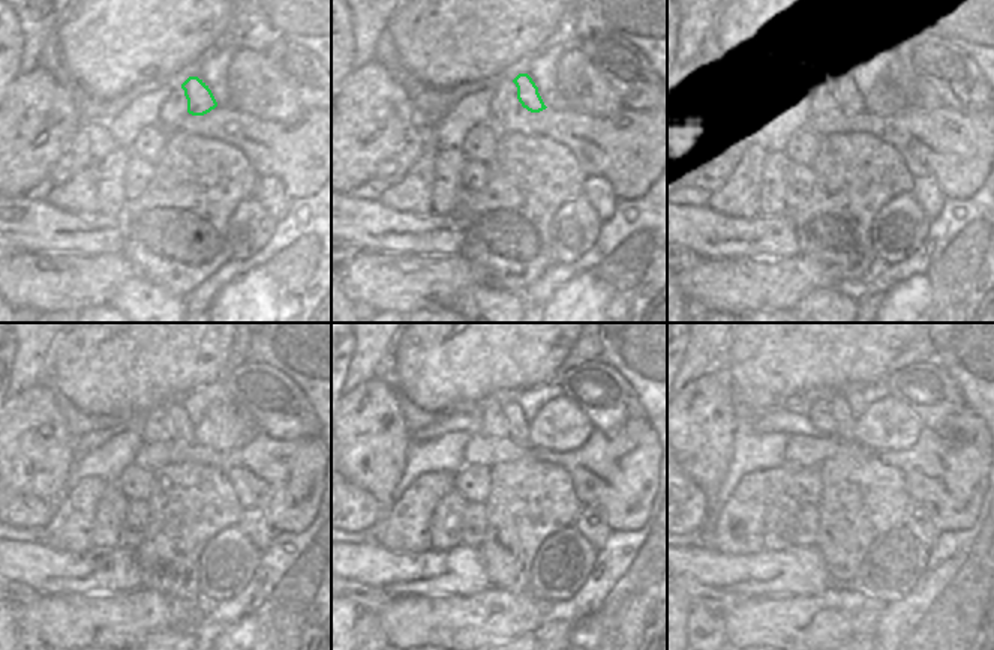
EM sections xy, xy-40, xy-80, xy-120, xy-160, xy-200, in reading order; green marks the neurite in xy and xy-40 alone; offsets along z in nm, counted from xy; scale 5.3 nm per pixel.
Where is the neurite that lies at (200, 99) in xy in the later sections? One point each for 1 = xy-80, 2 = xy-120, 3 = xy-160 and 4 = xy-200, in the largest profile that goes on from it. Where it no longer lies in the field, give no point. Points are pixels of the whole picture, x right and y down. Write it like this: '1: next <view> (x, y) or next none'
1: next xy-80 (855, 86)
2: next xy-120 (182, 428)
3: next xy-160 (517, 425)
4: next xy-200 (846, 421)

